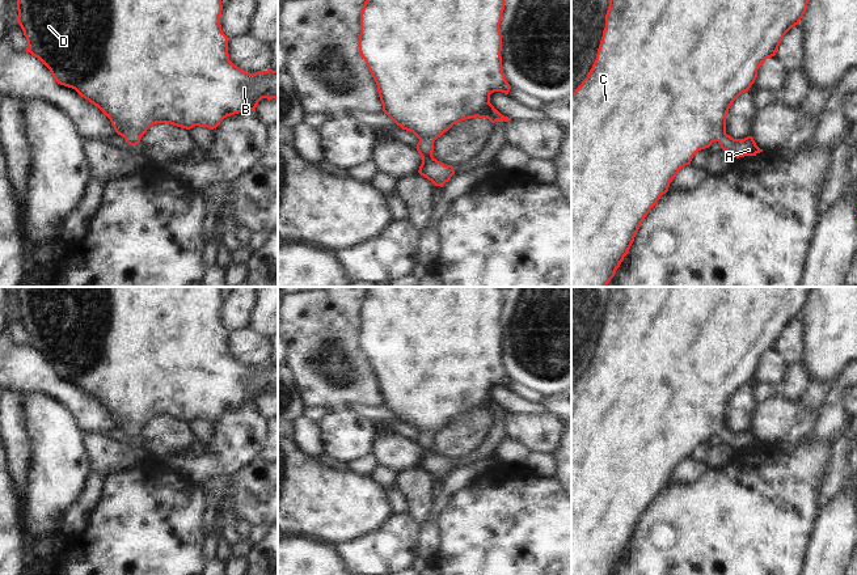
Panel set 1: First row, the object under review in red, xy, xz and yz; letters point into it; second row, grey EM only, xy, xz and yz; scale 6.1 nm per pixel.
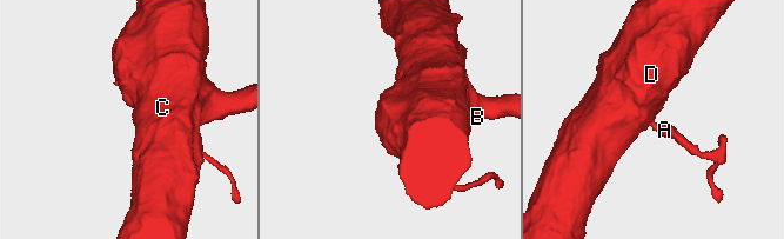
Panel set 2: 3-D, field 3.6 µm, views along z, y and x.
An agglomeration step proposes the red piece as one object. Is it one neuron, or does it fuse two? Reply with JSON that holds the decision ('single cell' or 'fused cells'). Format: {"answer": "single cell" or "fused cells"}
{"answer": "single cell"}

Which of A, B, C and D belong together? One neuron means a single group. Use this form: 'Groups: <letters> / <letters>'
Groups: A B C D.

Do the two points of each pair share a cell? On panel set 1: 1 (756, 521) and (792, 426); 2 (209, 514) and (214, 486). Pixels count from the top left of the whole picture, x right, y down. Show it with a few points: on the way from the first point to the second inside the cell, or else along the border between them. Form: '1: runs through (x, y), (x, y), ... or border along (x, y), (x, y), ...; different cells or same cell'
1: border along (801, 440), (796, 445); different cells
2: runs through (211, 507), (214, 493); same cell

